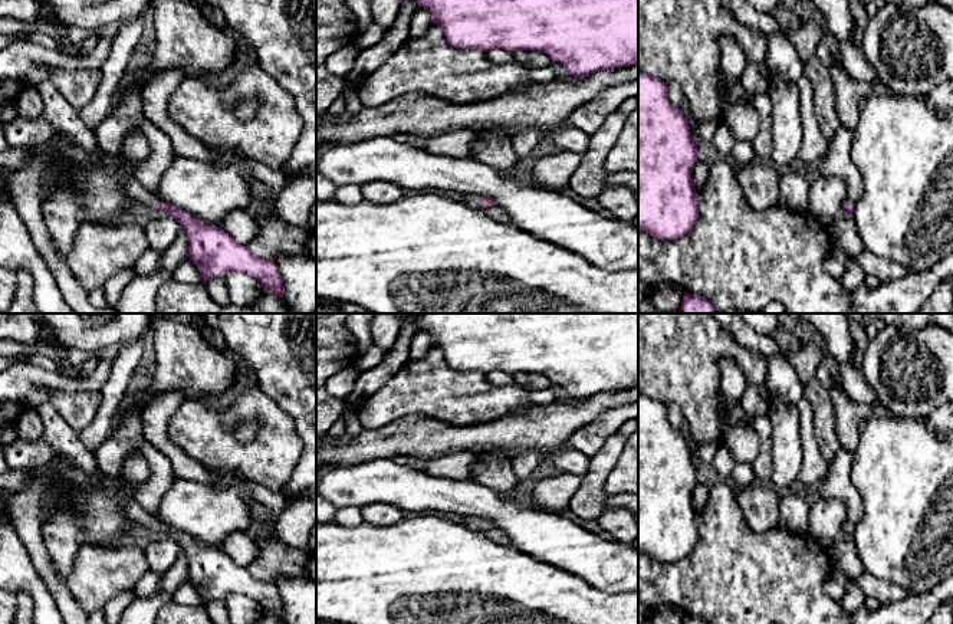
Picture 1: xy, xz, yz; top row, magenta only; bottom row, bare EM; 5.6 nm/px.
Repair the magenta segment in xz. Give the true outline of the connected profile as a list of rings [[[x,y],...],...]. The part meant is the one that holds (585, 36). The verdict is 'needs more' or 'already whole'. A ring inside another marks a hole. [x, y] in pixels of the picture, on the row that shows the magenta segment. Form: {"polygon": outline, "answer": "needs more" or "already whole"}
{"polygon": [[[417,0],[430,12],[454,47],[482,52],[502,47],[510,52],[539,50],[561,63],[575,79],[599,70],[638,65],[638,0]]], "answer": "already whole"}

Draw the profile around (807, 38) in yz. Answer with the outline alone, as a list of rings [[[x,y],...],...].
[[[815,20],[802,22],[795,29],[785,29],[804,65],[816,58],[816,49],[822,45],[824,32],[825,26],[818,24]]]

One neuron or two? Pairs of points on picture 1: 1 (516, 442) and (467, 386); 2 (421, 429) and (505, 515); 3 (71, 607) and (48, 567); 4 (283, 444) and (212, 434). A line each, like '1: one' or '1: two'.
1: two
2: two
3: one
4: one

